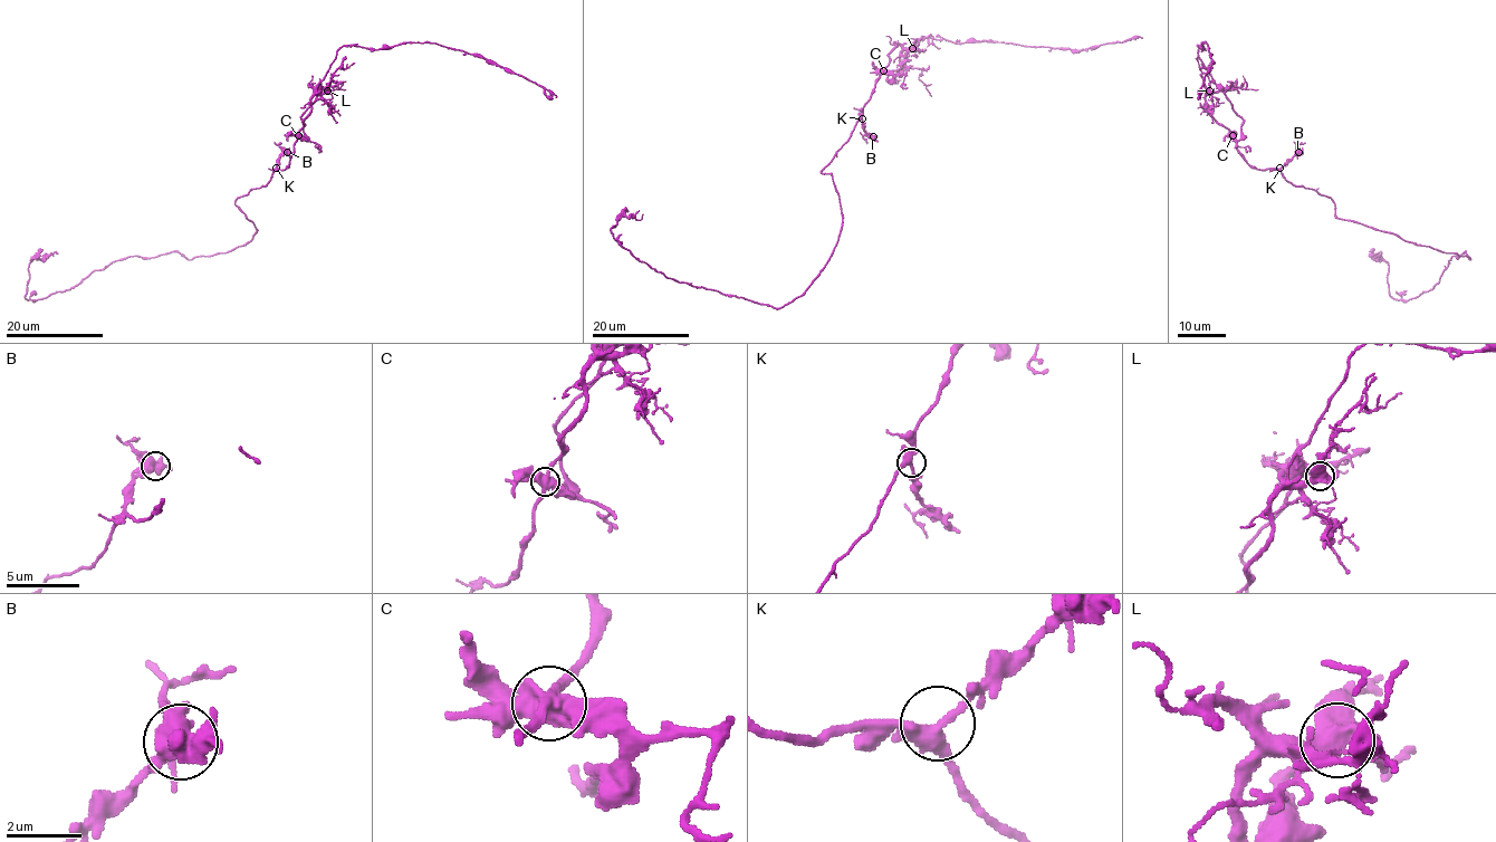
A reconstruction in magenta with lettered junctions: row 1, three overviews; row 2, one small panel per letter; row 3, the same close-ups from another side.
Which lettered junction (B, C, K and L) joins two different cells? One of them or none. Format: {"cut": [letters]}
{"cut": ["C"]}

